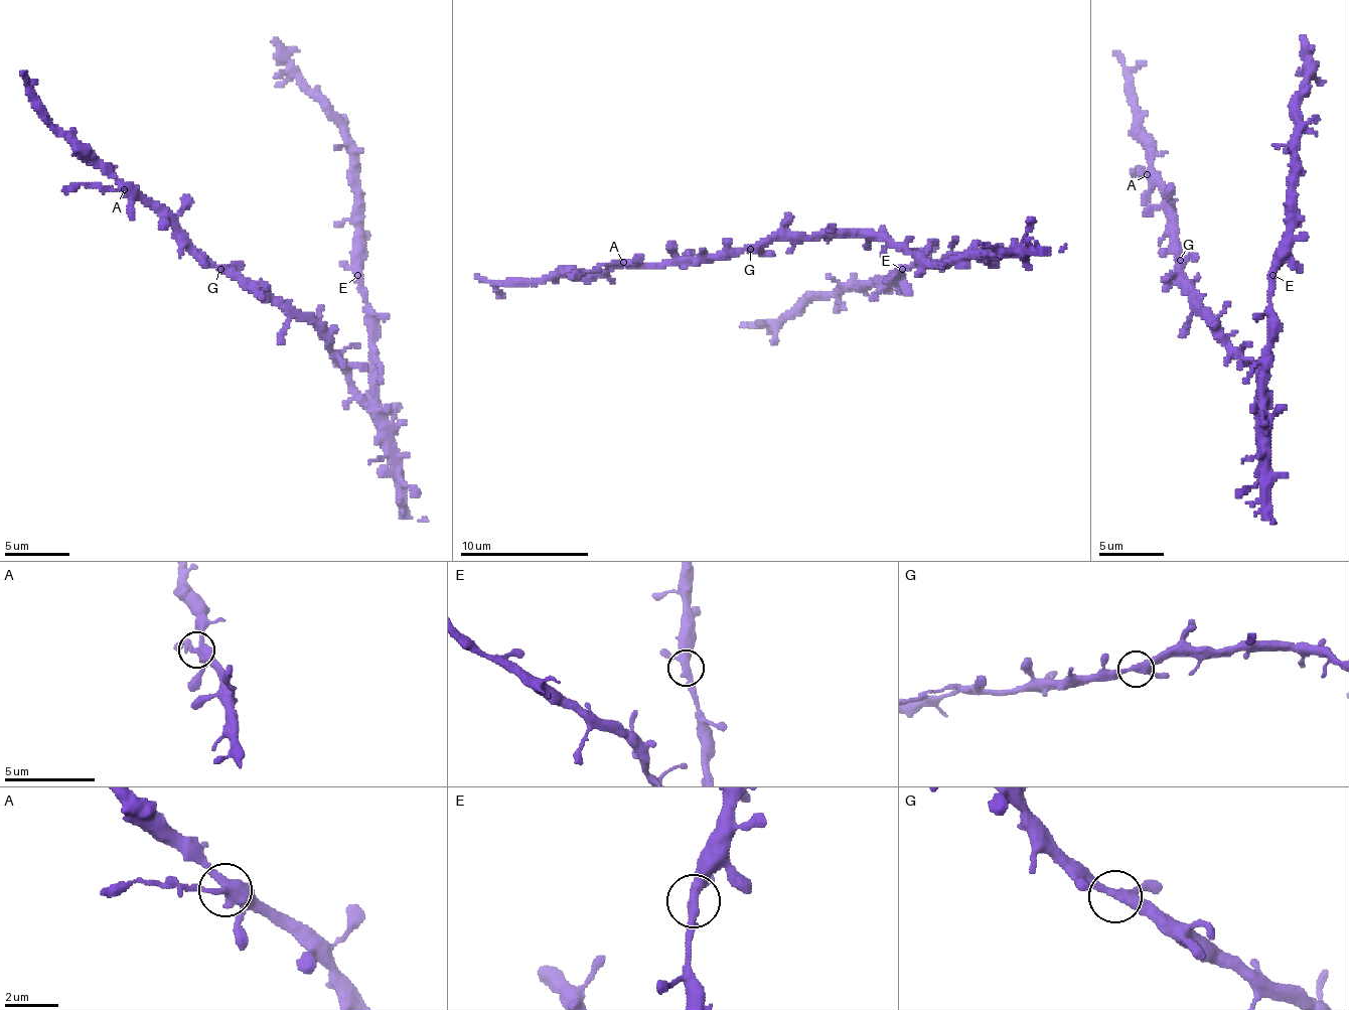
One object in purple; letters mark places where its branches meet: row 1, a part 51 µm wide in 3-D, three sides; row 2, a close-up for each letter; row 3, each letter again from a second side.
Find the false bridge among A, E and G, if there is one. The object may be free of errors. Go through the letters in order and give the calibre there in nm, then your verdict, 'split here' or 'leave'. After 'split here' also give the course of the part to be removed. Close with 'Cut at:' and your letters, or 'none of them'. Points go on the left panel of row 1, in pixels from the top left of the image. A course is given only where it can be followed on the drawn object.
A: 340 nm thick; split here; foreign part runs (125, 190), (83, 184), (62, 190)
E: 300 nm thick; leave
G: 320 nm thick; leave
Cut at: A

